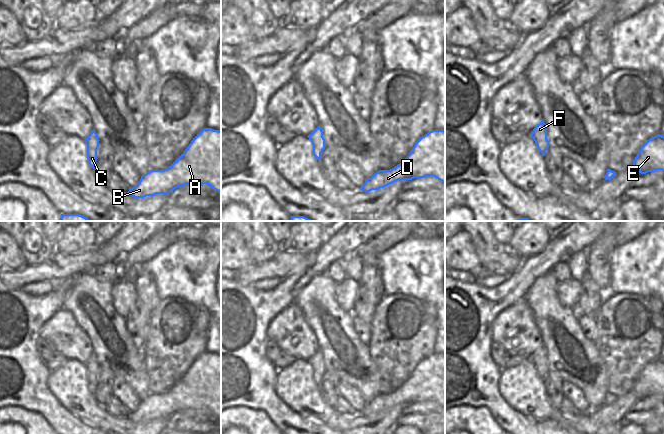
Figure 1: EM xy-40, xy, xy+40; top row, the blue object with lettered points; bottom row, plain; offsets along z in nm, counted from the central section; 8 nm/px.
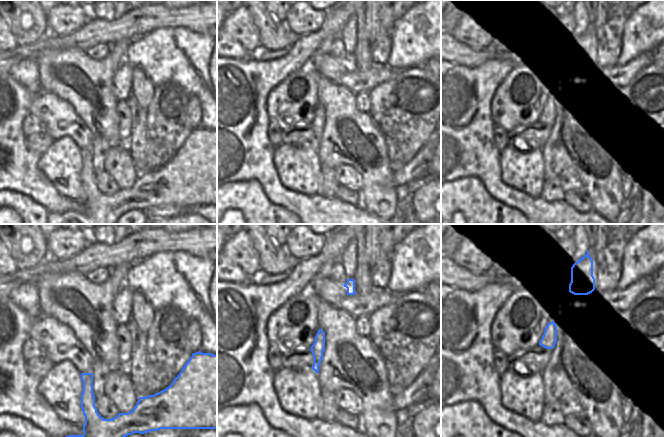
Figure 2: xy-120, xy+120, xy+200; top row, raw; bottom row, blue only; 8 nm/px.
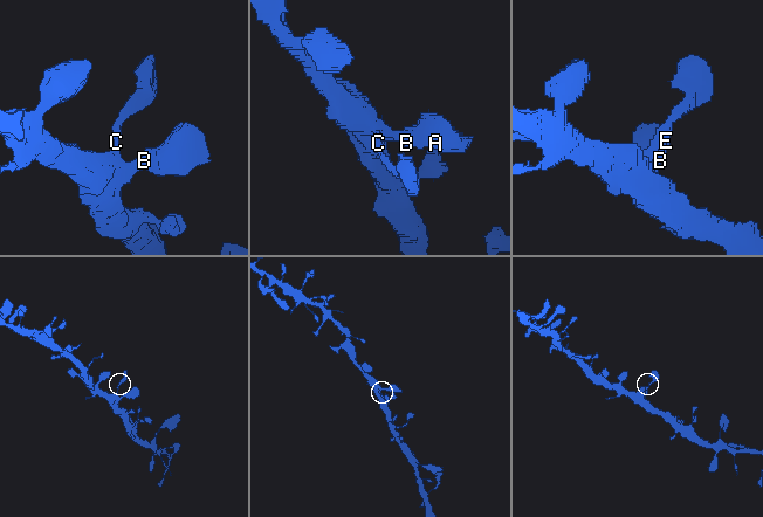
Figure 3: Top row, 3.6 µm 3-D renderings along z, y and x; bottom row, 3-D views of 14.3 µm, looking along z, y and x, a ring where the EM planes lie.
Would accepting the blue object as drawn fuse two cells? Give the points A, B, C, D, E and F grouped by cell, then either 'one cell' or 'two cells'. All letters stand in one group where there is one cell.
A B C D E F; one cell

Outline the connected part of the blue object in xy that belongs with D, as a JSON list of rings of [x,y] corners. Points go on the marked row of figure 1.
[[[432,130],[419,138],[409,155],[390,170],[379,170],[359,188],[364,192],[384,188],[398,180],[434,176],[445,182],[445,130]]]

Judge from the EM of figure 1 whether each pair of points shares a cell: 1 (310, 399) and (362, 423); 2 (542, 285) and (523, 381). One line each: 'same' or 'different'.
1: same
2: different

